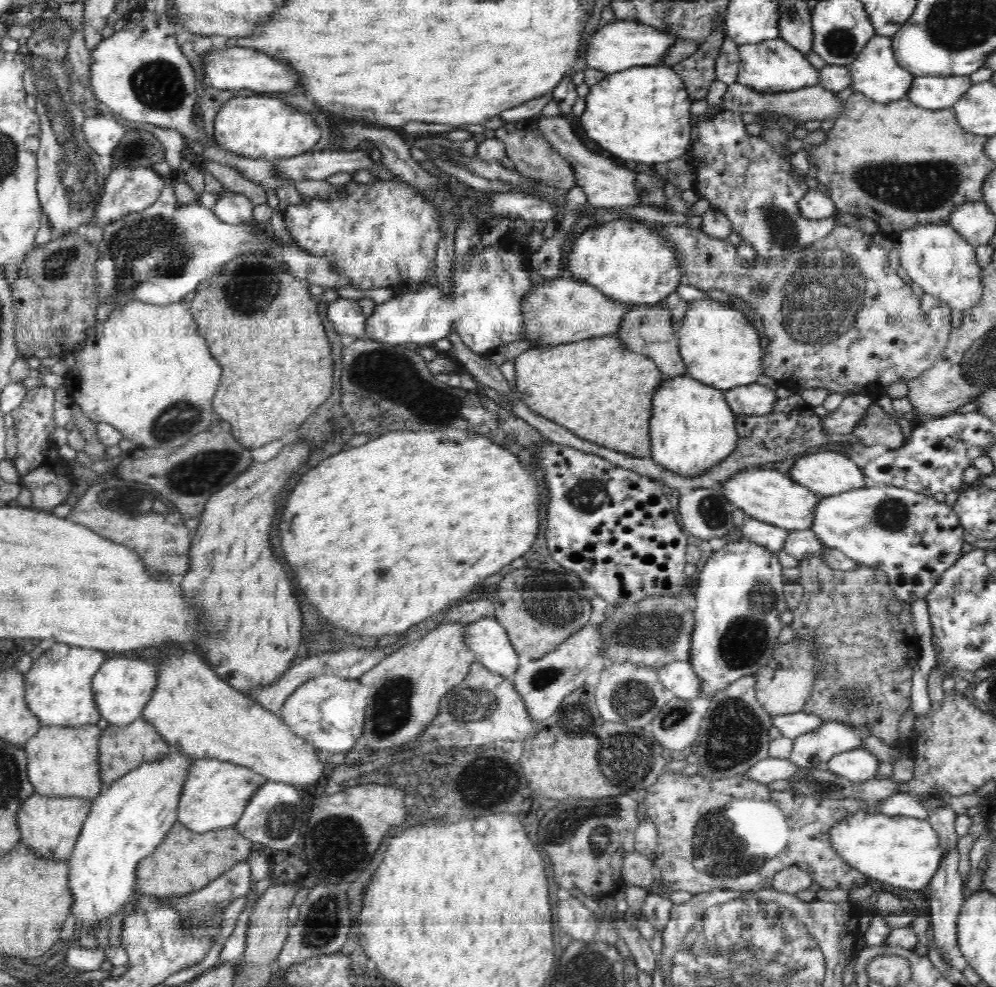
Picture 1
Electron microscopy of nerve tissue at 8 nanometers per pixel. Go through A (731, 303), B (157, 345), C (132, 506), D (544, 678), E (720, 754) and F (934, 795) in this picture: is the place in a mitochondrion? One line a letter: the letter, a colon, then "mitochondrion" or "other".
A: other
B: other
C: mitochondrion
D: mitochondrion
E: mitochondrion
F: other

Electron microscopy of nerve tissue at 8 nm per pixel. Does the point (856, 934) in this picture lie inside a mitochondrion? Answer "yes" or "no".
no

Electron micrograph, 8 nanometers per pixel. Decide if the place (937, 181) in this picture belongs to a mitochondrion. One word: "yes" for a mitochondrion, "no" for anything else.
yes

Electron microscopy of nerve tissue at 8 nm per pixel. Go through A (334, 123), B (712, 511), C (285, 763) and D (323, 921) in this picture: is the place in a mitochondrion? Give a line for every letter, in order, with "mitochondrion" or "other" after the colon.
A: other
B: mitochondrion
C: other
D: mitochondrion

